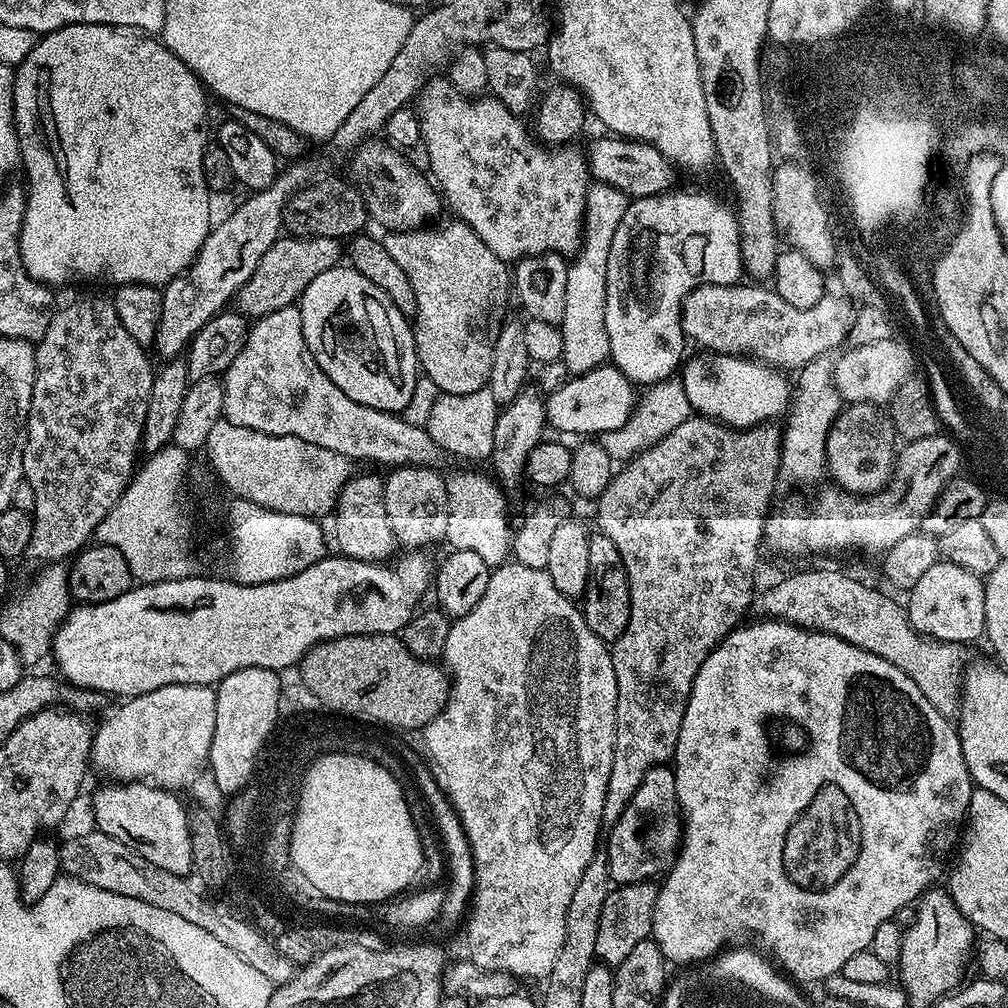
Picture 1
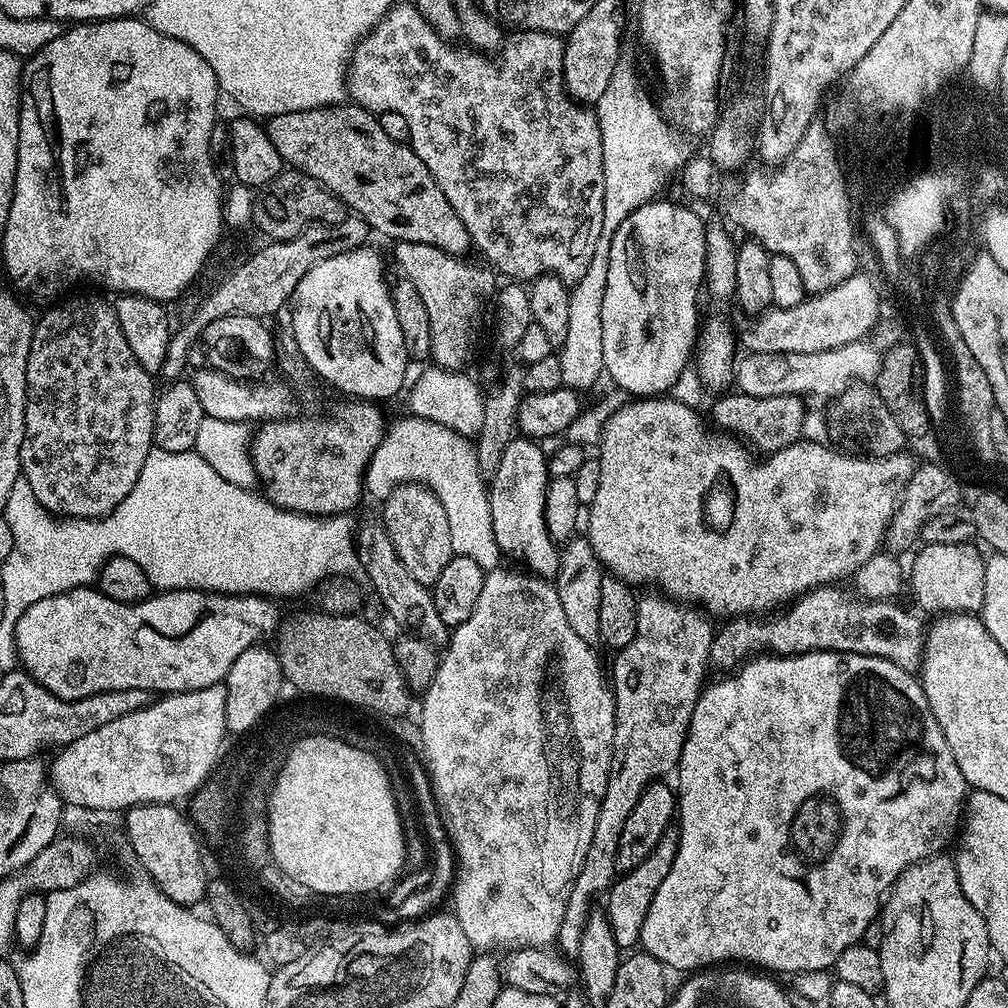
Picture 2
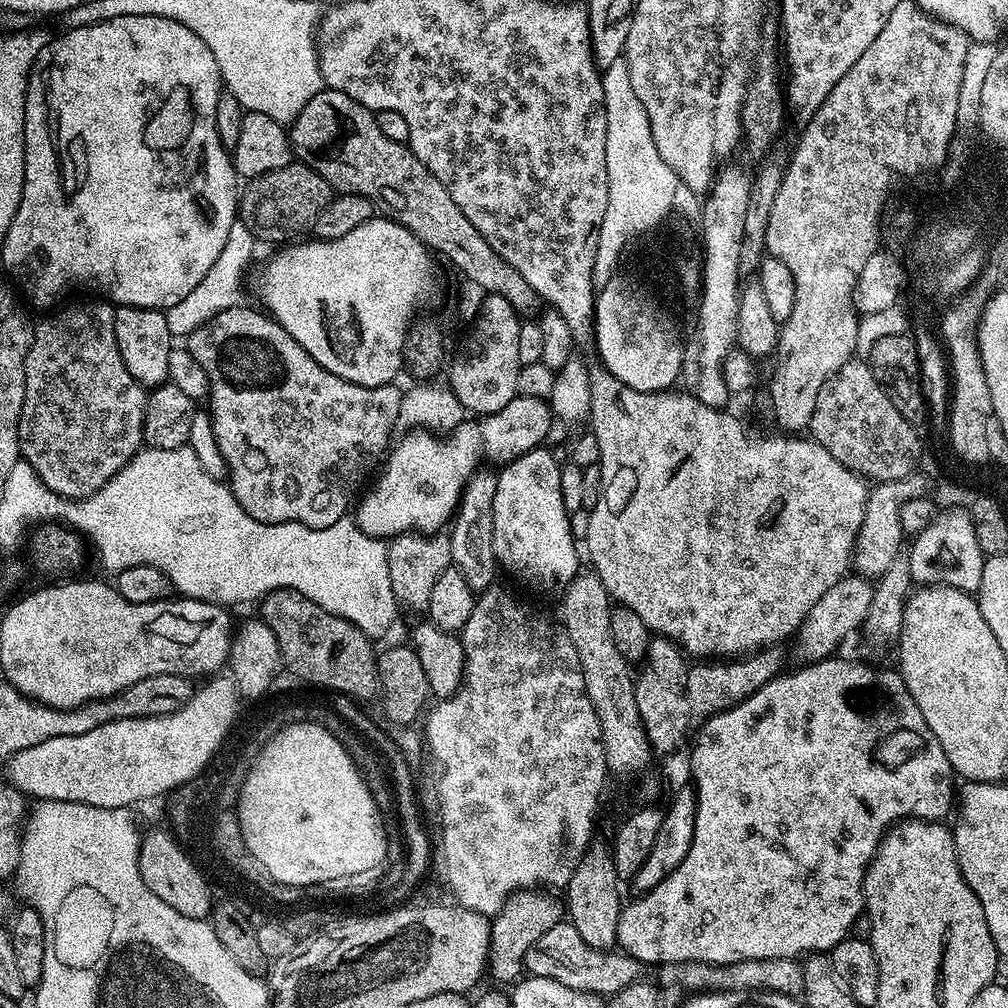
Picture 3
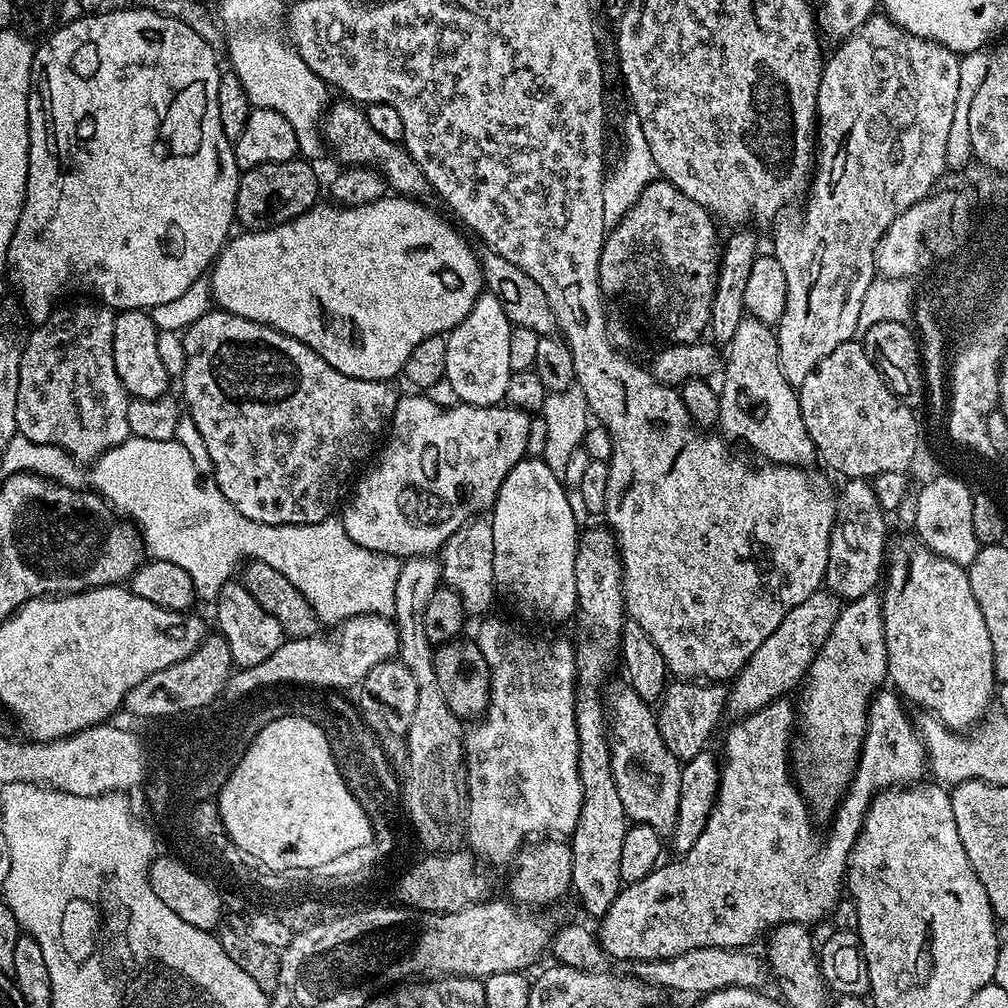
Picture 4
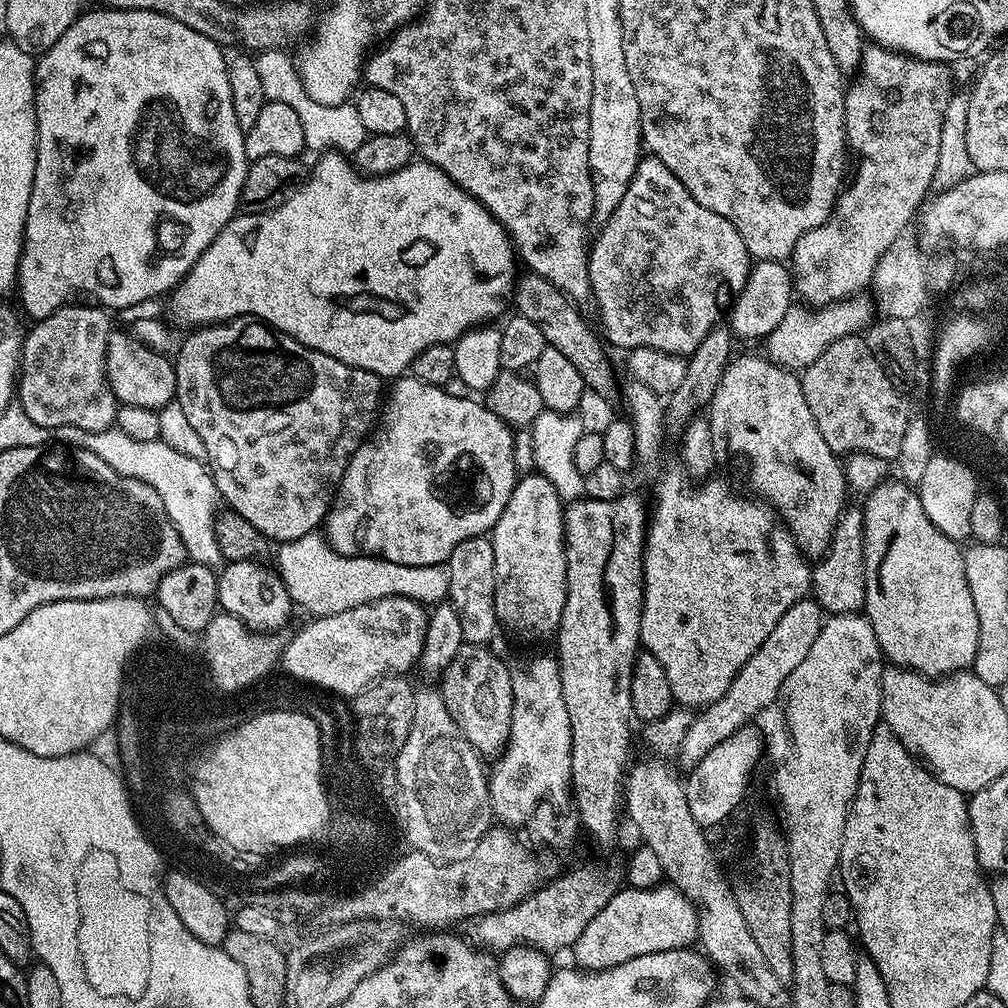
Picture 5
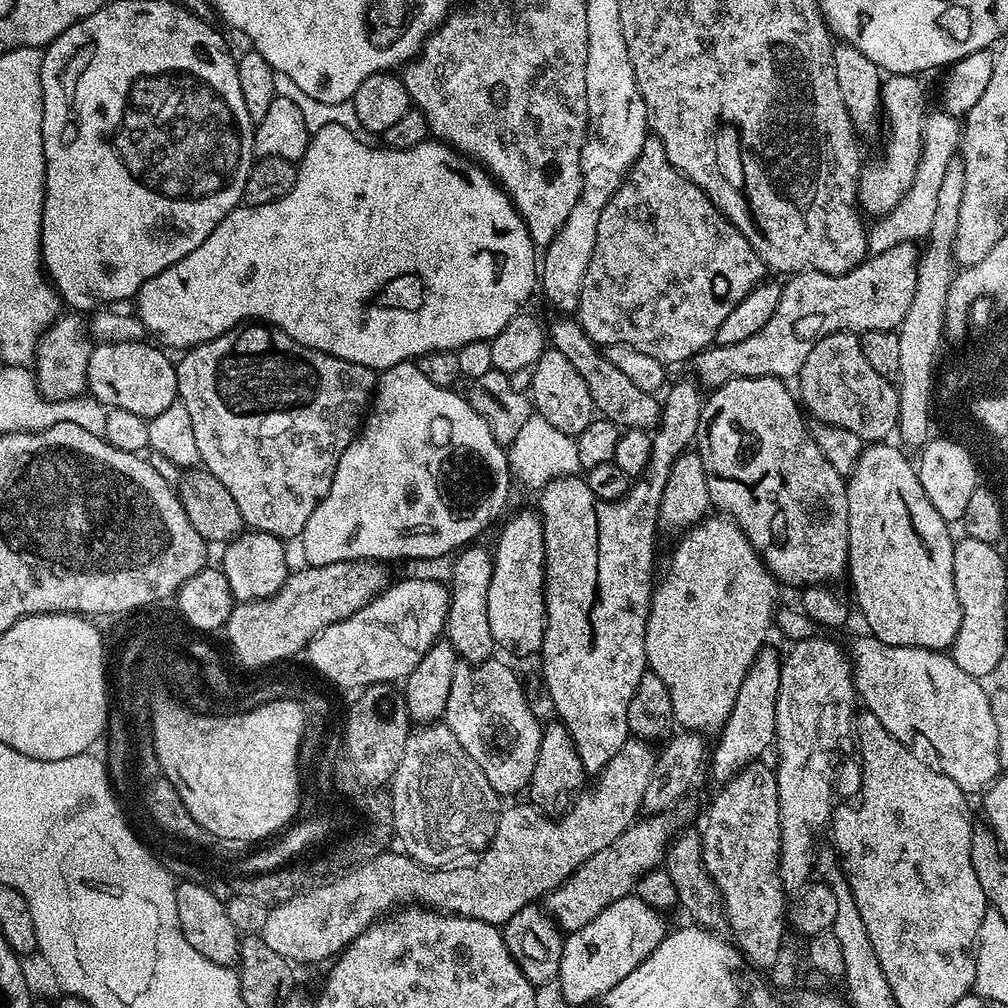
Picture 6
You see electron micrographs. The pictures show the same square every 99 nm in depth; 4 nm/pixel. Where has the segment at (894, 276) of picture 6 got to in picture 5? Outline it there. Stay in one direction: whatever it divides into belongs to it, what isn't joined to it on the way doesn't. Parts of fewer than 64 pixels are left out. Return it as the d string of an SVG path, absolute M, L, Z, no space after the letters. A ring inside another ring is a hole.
M857 294L846 300L835 300L834 303L825 304L815 310L809 310L804 306L788 308L782 322L778 322L778 326L774 326L772 333L764 337L763 355L782 368L806 369L836 339L860 334L867 329L874 319L874 304L871 299L867 300L866 297L867 295Z

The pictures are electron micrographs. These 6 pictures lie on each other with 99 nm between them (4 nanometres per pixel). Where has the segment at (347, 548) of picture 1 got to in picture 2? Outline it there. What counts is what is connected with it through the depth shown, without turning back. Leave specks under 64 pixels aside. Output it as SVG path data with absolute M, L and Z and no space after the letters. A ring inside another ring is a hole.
M379 523L377 524L368 524L355 533L355 544L359 551L362 572L368 575L373 590L380 595L380 600L384 603L385 610L392 615L394 623L413 624L417 628L413 629L420 639L428 641L429 645L447 645L450 629L442 622L442 618L438 618L438 610L434 606L429 585L419 584L414 582L414 578L410 578L410 572L406 570L406 566L402 566L387 531Z

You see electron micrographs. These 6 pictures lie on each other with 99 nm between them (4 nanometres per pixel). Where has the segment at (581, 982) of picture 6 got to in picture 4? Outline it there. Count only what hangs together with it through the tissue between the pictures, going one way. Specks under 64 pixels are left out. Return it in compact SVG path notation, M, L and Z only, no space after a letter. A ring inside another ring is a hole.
M881 690L872 697L868 706L868 729L864 735L864 750L860 753L860 762L856 766L856 775L852 778L852 783L848 785L848 791L844 793L844 799L840 801L840 807L836 809L831 817L832 829L828 832L825 840L820 840L818 833L812 829L813 813L810 811L808 803L804 801L804 796L796 786L793 773L790 771L790 745L794 740L794 729L798 724L798 712L791 704L791 699L781 698L775 700L773 704L768 704L762 710L758 710L749 716L739 717L736 724L724 736L724 756L722 755L722 767L720 769L720 793L716 796L716 804L712 807L710 818L706 822L706 830L694 842L694 846L689 852L683 853L673 864L665 863L658 866L646 878L642 878L633 884L624 884L620 889L618 898L606 910L604 916L599 917L600 932L598 928L598 939L600 948L604 951L605 957L616 960L632 960L639 962L641 960L665 960L674 958L678 954L686 954L690 950L699 948L748 948L756 939L777 928L780 924L802 924L813 926L824 915L831 913L835 909L836 903L842 898L842 893L846 888L846 873L848 870L848 851L854 846L858 834L864 825L864 816L868 812L868 807L872 804L872 799L876 793L883 792L897 786L912 786L926 776L926 753L924 742L920 739L920 734L914 720L908 717L905 701L901 699L895 691Z

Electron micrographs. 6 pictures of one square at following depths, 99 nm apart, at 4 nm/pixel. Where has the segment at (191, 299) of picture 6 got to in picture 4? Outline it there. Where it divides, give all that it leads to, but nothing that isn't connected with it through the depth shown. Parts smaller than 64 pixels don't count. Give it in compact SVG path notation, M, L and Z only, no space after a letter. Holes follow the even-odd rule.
M385 194L381 200L355 206L337 206L332 202L320 202L309 212L304 212L285 224L273 228L241 231L241 236L233 235L221 248L210 269L211 299L217 309L238 314L242 318L276 328L282 334L294 337L298 342L314 349L322 358L326 358L326 362L330 362L334 370L342 370L342 374L350 378L391 381L396 378L392 376L399 377L403 373L406 358L410 358L410 353L414 351L414 346L418 346L418 342L451 332L458 326L458 322L462 322L462 318L466 318L466 314L470 314L474 302L485 291L480 257L477 249L472 249L471 242L467 240L469 237L443 211L435 212L434 209L427 208L423 202L423 199L399 194Z

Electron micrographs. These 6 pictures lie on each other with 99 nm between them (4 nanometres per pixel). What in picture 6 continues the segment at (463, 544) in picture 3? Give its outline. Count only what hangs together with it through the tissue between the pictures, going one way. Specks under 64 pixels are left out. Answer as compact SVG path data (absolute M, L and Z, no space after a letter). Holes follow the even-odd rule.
M468 546L455 553L453 576L448 598L446 638L454 646L457 657L469 664L481 664L493 655L490 617L486 611L486 597L490 595L493 553L477 546Z

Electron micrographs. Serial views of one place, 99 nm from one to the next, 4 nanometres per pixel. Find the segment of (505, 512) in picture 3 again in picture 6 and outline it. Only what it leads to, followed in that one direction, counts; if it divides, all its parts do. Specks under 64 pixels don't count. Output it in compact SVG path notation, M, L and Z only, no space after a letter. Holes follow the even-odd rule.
M524 508L504 524L494 547L490 595L486 597L490 634L497 649L512 656L539 653L548 625L544 601L544 531L539 511Z

